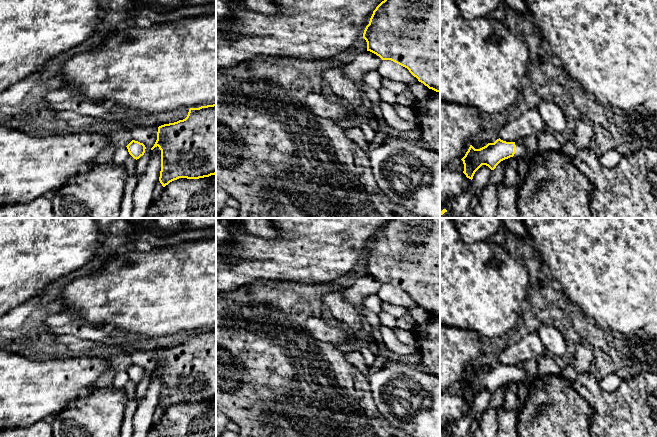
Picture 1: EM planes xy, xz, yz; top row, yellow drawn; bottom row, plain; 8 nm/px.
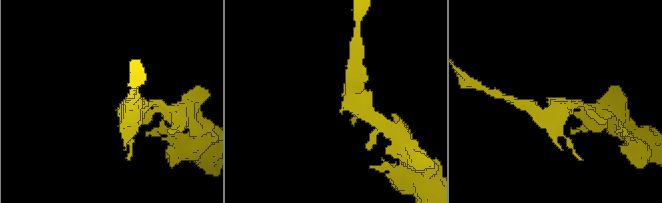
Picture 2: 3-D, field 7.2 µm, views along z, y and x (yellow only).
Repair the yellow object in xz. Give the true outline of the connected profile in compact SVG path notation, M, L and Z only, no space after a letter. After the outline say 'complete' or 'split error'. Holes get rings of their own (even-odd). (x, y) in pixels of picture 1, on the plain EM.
M389 218L373 235L369 248L364 254L363 262L367 266L367 275L376 278L382 284L391 284L407 292L419 306L440 317L440 218Z | complete

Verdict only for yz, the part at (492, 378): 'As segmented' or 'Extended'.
Extended

